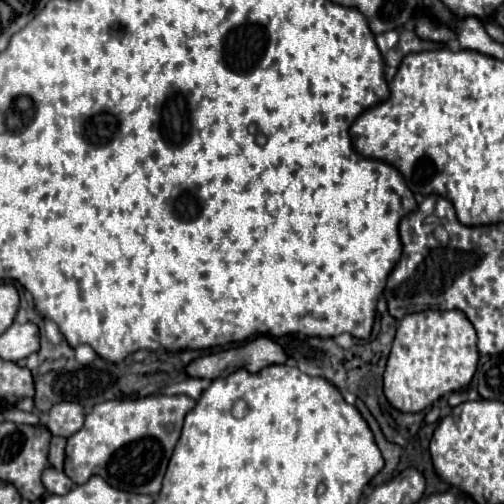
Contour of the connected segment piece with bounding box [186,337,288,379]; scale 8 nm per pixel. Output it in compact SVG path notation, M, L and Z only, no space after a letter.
M256 337L244 347L218 351L218 353L200 357L192 361L186 371L190 377L218 379L218 377L226 377L234 373L236 369L258 373L260 369L274 365L274 363L284 363L286 359L288 355L276 341L272 341L270 337Z

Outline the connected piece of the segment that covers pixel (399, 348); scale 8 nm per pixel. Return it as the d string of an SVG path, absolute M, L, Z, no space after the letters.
M426 309L420 313L410 313L398 323L398 333L384 371L384 395L404 413L424 411L444 393L466 387L476 373L476 365L476 331L462 311Z

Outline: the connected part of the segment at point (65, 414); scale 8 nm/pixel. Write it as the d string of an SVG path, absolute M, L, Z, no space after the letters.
M62 401L56 403L50 411L48 411L48 429L52 435L62 435L62 437L70 437L76 431L82 429L84 425L84 409L80 403L72 403L72 401Z

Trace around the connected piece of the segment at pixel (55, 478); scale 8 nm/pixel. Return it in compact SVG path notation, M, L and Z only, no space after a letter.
M48 467L44 471L42 483L44 483L46 491L54 493L54 495L64 495L64 493L68 493L74 487L74 483L66 477L66 473L64 471L56 471L54 467Z

